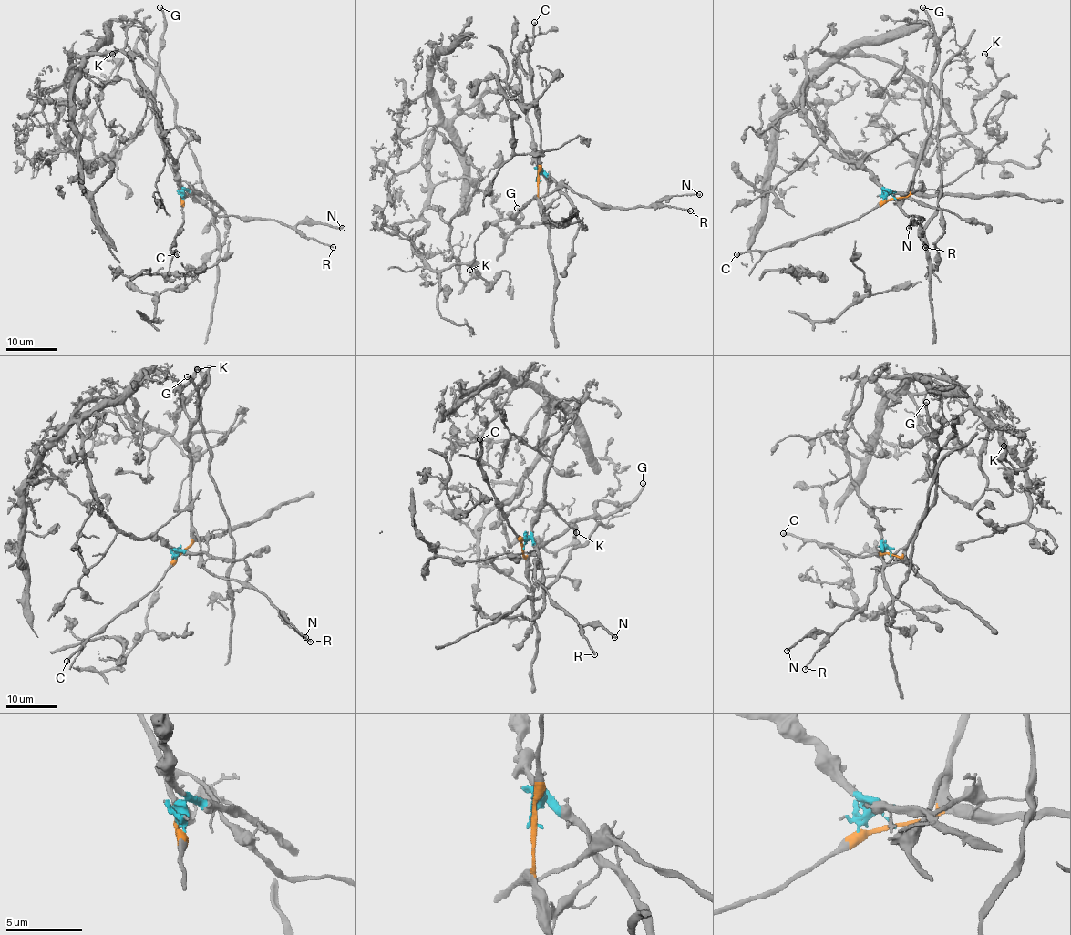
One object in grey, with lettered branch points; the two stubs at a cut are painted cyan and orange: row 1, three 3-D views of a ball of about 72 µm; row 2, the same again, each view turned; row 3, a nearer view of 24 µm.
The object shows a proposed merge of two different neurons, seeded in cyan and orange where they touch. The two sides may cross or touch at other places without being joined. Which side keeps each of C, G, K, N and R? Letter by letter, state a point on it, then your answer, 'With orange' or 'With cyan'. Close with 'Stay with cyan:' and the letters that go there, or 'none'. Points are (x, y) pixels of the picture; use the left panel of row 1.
C: Place: (177, 254). With orange
G: Place: (159, 7). With orange
K: Place: (112, 54). With cyan
N: Place: (342, 228). With orange
R: Place: (333, 247). With orange
Stay with cyan: K

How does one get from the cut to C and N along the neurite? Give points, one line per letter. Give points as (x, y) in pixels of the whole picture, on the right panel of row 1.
C: (895, 198), (880, 201), (852, 222), (827, 227), (779, 246), (736, 254)
N: (895, 198), (903, 198), (911, 181), (901, 209), (923, 220), (921, 226), (911, 223), (909, 229)

